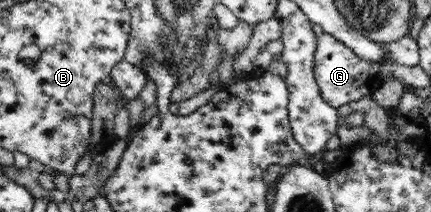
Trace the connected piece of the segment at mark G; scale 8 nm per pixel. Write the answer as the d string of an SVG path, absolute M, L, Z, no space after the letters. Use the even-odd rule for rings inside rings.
M322 33L316 40L314 60L314 77L321 91L323 100L333 108L339 108L347 102L361 100L363 96L371 96L376 88L383 82L379 71L379 63L367 61L356 55L353 50L345 46L329 33Z

